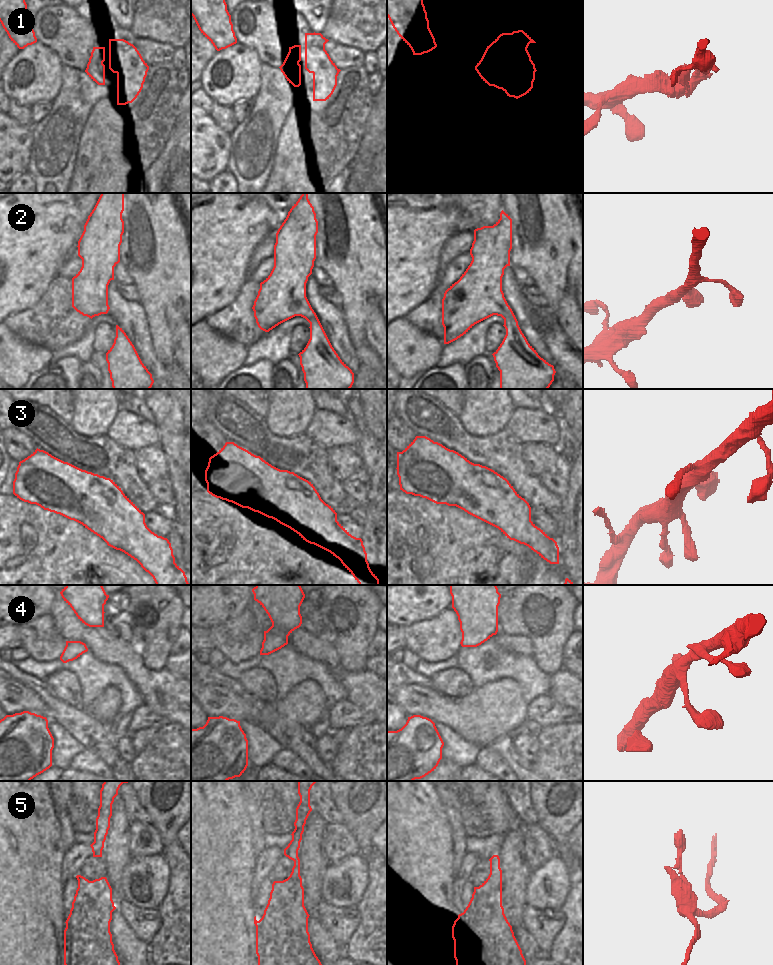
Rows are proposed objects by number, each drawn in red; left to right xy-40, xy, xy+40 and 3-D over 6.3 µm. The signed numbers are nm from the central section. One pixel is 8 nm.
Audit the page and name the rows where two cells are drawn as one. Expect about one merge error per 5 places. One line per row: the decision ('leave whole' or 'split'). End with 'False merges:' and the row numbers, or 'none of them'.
1: leave whole
2: leave whole
3: leave whole
4: leave whole
5: leave whole
False merges: none of them

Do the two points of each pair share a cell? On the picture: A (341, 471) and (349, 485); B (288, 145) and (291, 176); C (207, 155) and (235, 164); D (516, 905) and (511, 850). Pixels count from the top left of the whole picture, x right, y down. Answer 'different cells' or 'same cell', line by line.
A: different cells
B: same cell
C: different cells
D: same cell

